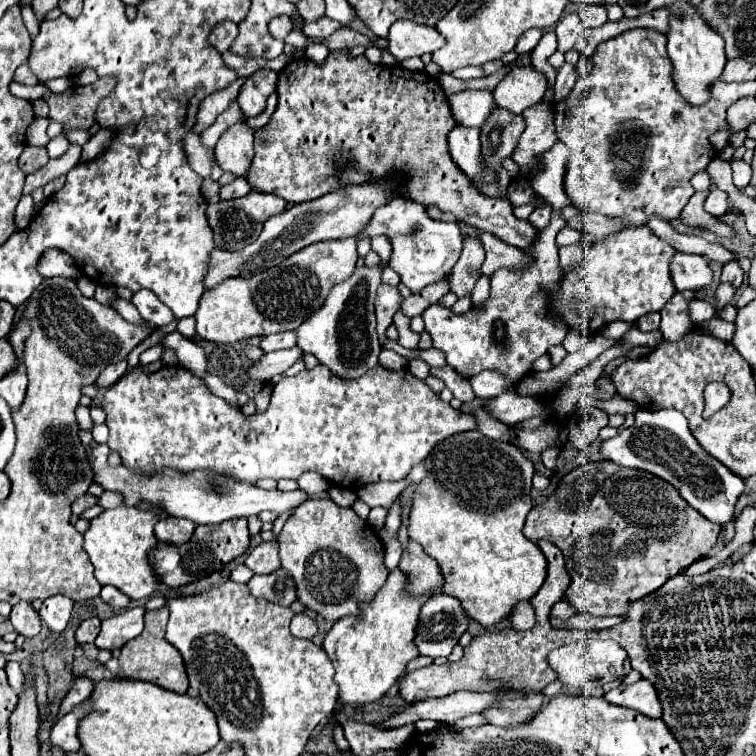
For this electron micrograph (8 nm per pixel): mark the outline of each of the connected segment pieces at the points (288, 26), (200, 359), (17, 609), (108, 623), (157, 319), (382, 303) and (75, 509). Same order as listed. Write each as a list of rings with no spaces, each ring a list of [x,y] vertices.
[[[278,16],[270,22],[270,34],[276,38],[276,40],[284,40],[288,36],[288,32],[294,28],[292,20],[288,16]]]
[[[180,332],[168,334],[168,336],[162,340],[162,346],[168,346],[168,348],[176,350],[180,364],[182,364],[184,368],[188,368],[194,376],[204,378],[204,376],[208,374],[208,360],[206,360],[204,350],[202,350],[198,344],[186,340]]]
[[[18,602],[14,608],[12,608],[12,614],[10,614],[10,622],[14,626],[14,630],[26,638],[32,638],[40,632],[40,616],[38,612],[28,604],[28,602]]]
[[[142,606],[128,608],[102,622],[102,628],[94,640],[94,646],[98,650],[122,648],[128,640],[136,638],[142,628],[144,628],[144,608]]]
[[[140,290],[132,294],[132,304],[138,308],[140,316],[146,322],[152,322],[154,326],[166,326],[172,320],[176,320],[176,316],[172,314],[172,310],[168,310],[168,306],[164,306],[158,296],[150,290]]]
[[[382,284],[378,288],[378,296],[376,296],[376,318],[378,318],[378,337],[380,344],[384,347],[386,339],[386,328],[392,324],[392,316],[396,314],[396,310],[402,304],[402,296],[398,292],[396,286],[388,286]]]
[[[82,494],[80,498],[76,498],[76,502],[72,502],[72,514],[82,514],[84,510],[88,510],[88,508],[92,508],[92,506],[96,506],[96,496],[90,496],[90,494]]]

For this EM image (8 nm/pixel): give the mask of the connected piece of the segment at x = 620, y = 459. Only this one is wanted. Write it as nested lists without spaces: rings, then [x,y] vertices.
[[[638,410],[634,416],[634,426],[602,444],[604,458],[616,462],[618,466],[656,474],[658,478],[670,482],[680,496],[708,520],[720,526],[732,522],[734,506],[744,492],[744,480],[730,472],[696,442],[684,414],[676,410]]]

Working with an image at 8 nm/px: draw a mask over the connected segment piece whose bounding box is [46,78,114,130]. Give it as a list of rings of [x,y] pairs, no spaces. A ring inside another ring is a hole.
[[[100,78],[90,86],[70,86],[60,94],[50,94],[50,118],[64,124],[64,130],[90,128],[94,124],[96,106],[114,88],[112,78]]]

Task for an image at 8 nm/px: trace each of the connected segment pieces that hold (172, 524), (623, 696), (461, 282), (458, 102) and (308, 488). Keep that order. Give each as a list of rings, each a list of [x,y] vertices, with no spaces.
[[[166,518],[156,524],[156,538],[170,544],[184,544],[192,536],[196,524],[182,518]]]
[[[640,680],[636,684],[620,684],[618,688],[610,690],[604,694],[604,700],[616,706],[632,708],[640,714],[646,714],[648,718],[660,718],[662,716],[662,706],[658,700],[658,692],[648,680]]]
[[[464,238],[462,256],[452,268],[450,274],[450,292],[458,298],[470,296],[474,284],[482,276],[482,262],[484,262],[484,248],[476,238]]]
[[[464,90],[448,98],[452,114],[462,126],[482,126],[494,108],[494,98],[486,90]]]
[[[306,472],[306,474],[302,474],[302,476],[298,478],[298,486],[300,486],[308,496],[316,496],[316,494],[326,492],[330,484],[328,484],[320,474],[316,474],[316,472]]]

